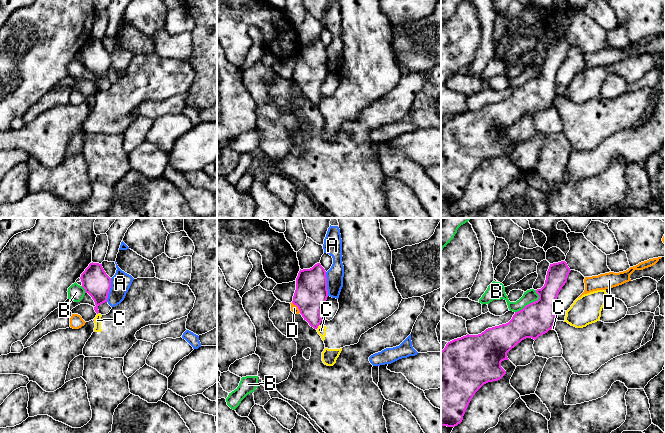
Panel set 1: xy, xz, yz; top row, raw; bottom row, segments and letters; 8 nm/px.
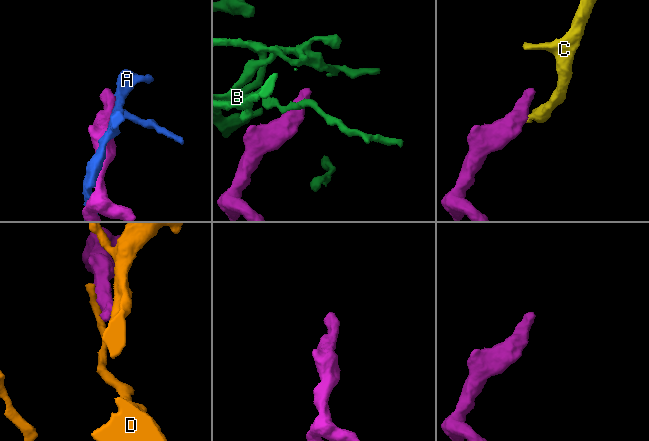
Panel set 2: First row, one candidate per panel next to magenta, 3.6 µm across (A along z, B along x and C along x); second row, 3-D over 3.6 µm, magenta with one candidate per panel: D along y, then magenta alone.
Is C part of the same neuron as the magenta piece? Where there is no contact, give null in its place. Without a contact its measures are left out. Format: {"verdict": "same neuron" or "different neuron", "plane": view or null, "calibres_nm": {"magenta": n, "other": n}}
{"verdict": "different neuron", "plane": "xz", "calibres_nm": {"magenta": 260, "other": 70}}

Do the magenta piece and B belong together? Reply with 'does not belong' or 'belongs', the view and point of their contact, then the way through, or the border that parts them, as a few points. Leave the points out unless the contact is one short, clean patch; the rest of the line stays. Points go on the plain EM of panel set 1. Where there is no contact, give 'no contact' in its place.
does not belong | yz (530, 79) | along yz (535, 66), (538, 74), (515, 88)

